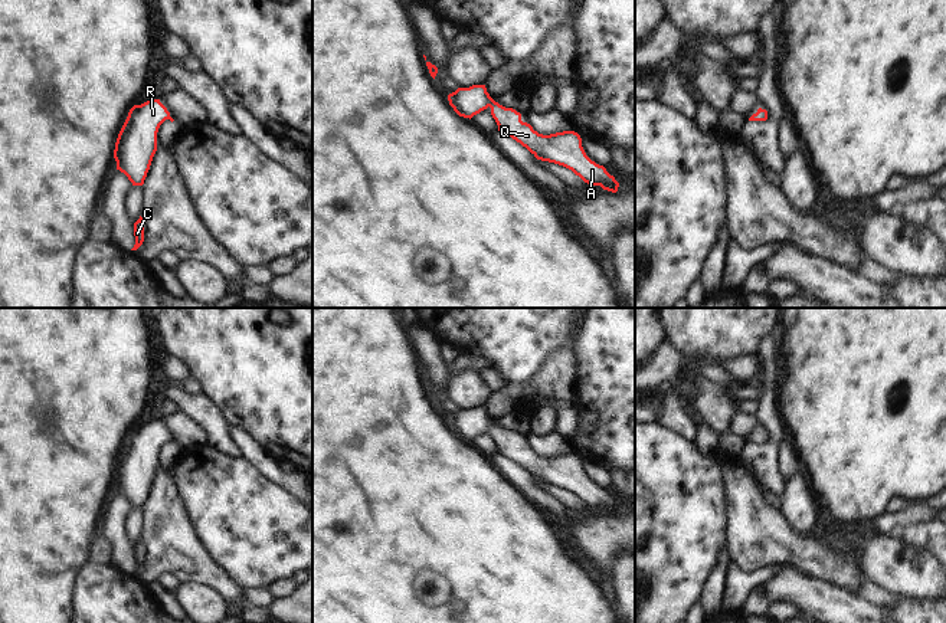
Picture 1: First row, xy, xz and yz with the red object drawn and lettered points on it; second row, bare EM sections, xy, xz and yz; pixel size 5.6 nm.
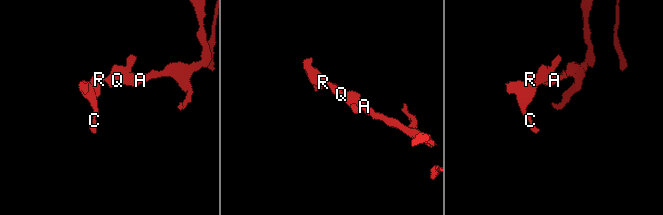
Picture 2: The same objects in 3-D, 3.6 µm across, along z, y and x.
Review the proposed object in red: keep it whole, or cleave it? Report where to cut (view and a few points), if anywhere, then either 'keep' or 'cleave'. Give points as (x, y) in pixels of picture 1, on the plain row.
no cut | keep

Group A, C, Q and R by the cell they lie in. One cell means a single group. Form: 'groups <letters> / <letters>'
groups A C Q R

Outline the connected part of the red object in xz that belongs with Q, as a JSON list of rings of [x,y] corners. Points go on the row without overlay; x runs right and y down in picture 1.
[[[485,407],[458,410],[448,417],[448,423],[459,439],[469,442],[490,429],[498,453],[520,465],[537,482],[563,488],[589,508],[600,508],[612,515],[618,514],[619,505],[603,488],[596,486],[586,478],[577,455],[539,456],[530,446],[521,443],[520,435],[495,424],[487,414]]]

